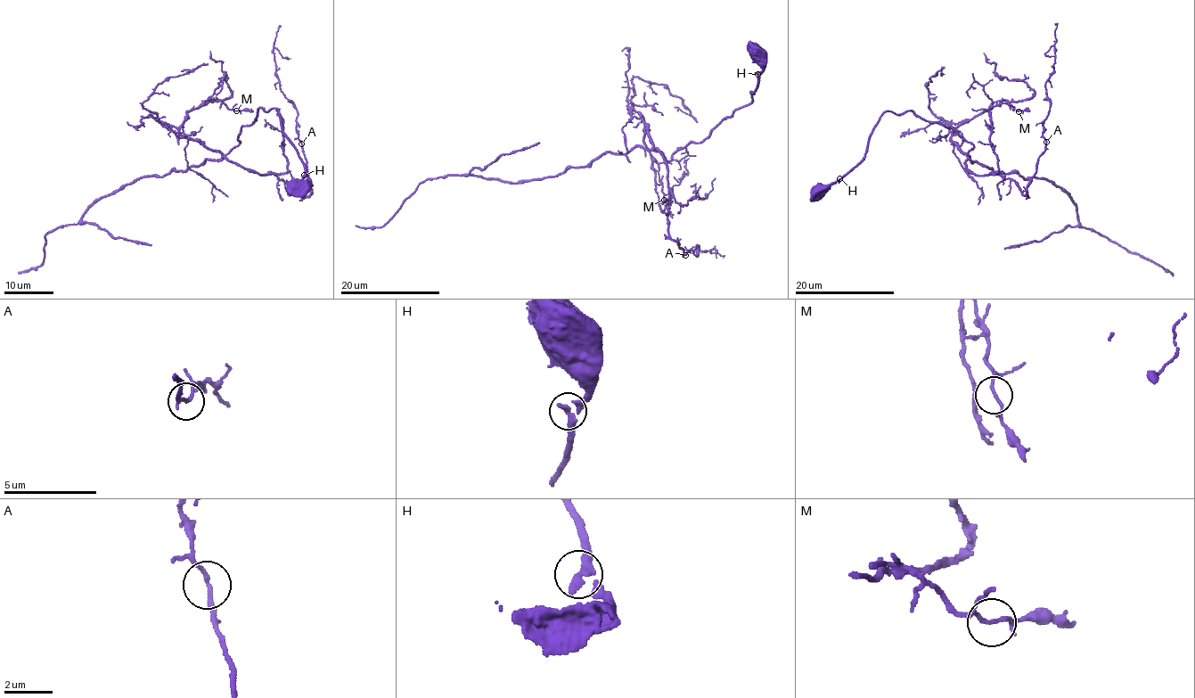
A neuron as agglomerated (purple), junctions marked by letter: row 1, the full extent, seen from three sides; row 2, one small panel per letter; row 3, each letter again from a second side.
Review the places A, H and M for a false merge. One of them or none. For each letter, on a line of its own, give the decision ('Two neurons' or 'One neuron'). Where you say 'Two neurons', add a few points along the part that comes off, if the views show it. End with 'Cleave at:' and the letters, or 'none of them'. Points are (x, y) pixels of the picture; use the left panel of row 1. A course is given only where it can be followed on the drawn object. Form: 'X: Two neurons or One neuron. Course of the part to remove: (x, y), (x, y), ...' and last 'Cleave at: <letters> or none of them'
A: One neuron
H: One neuron
M: One neuron
Cleave at: none of them

